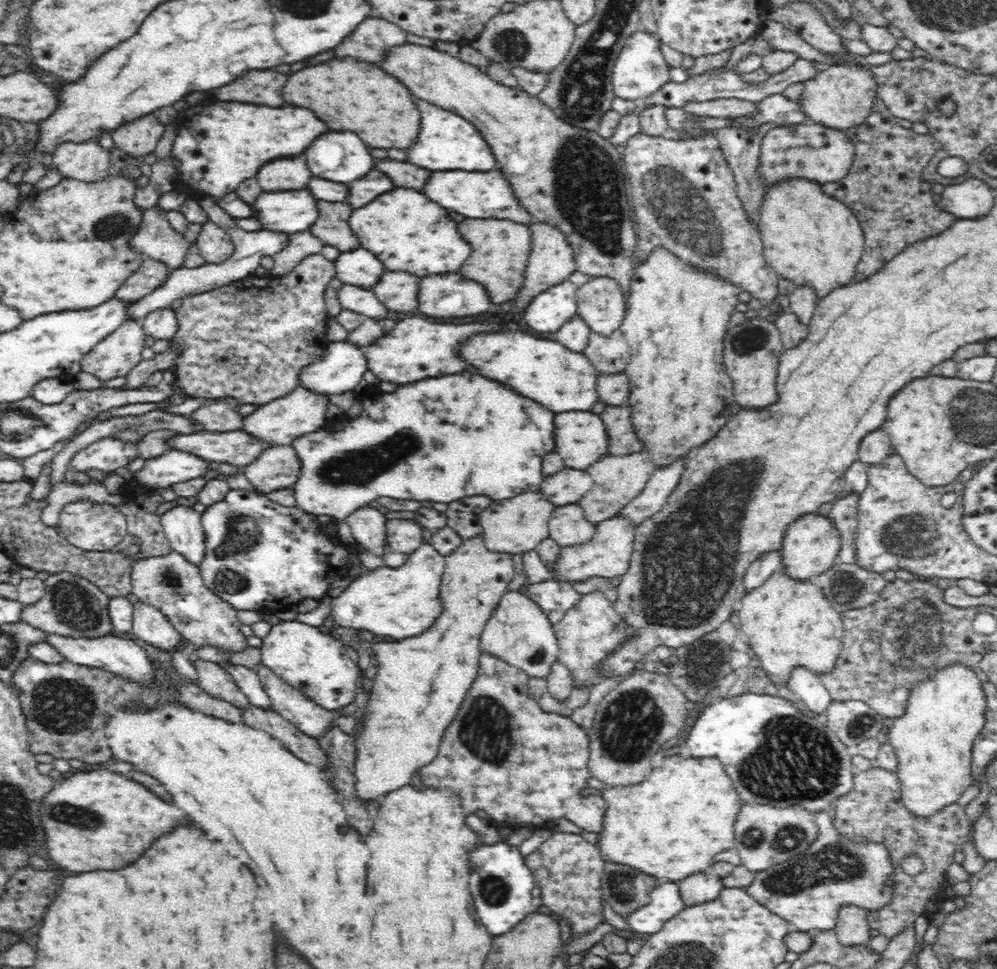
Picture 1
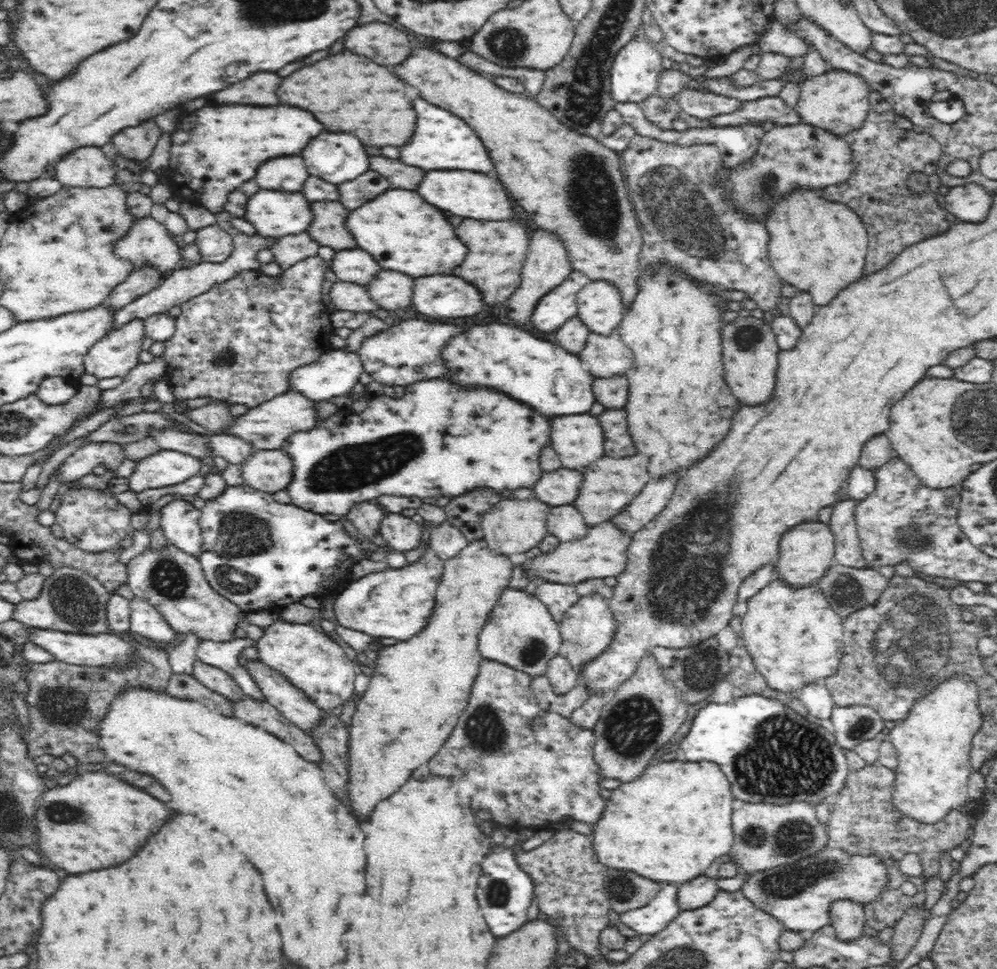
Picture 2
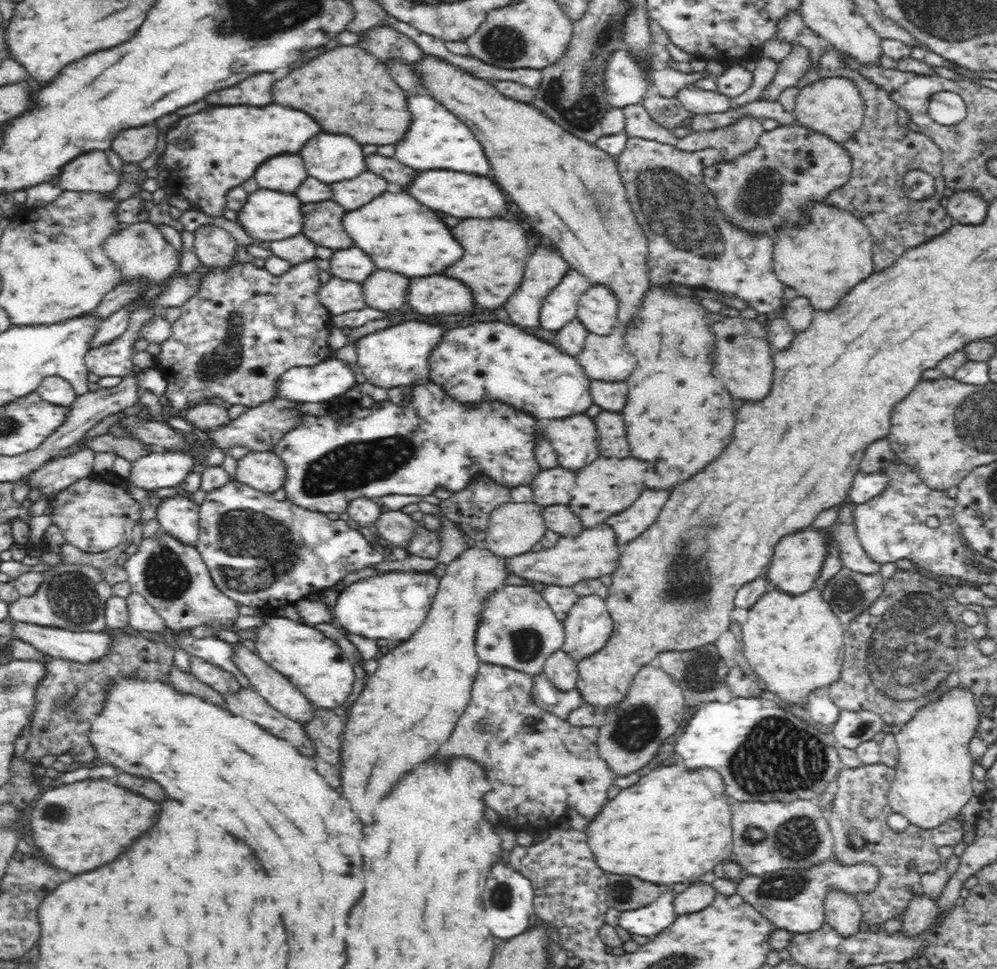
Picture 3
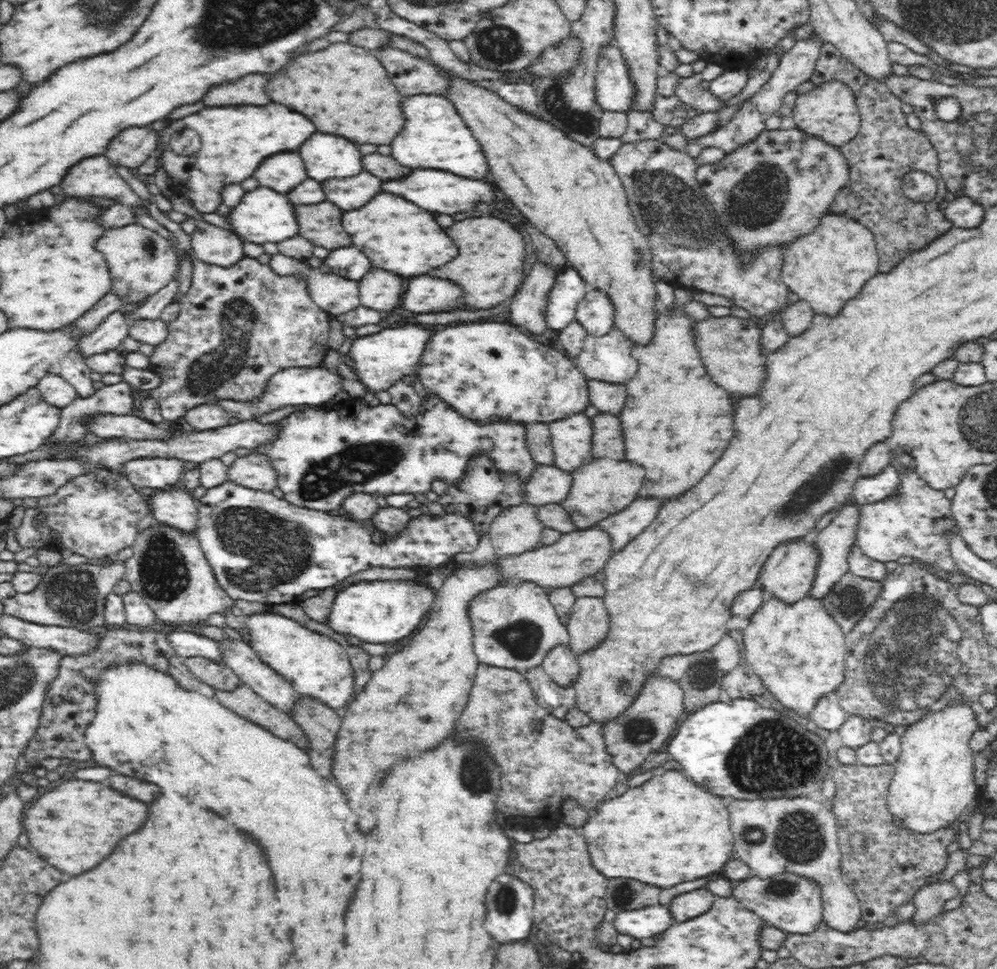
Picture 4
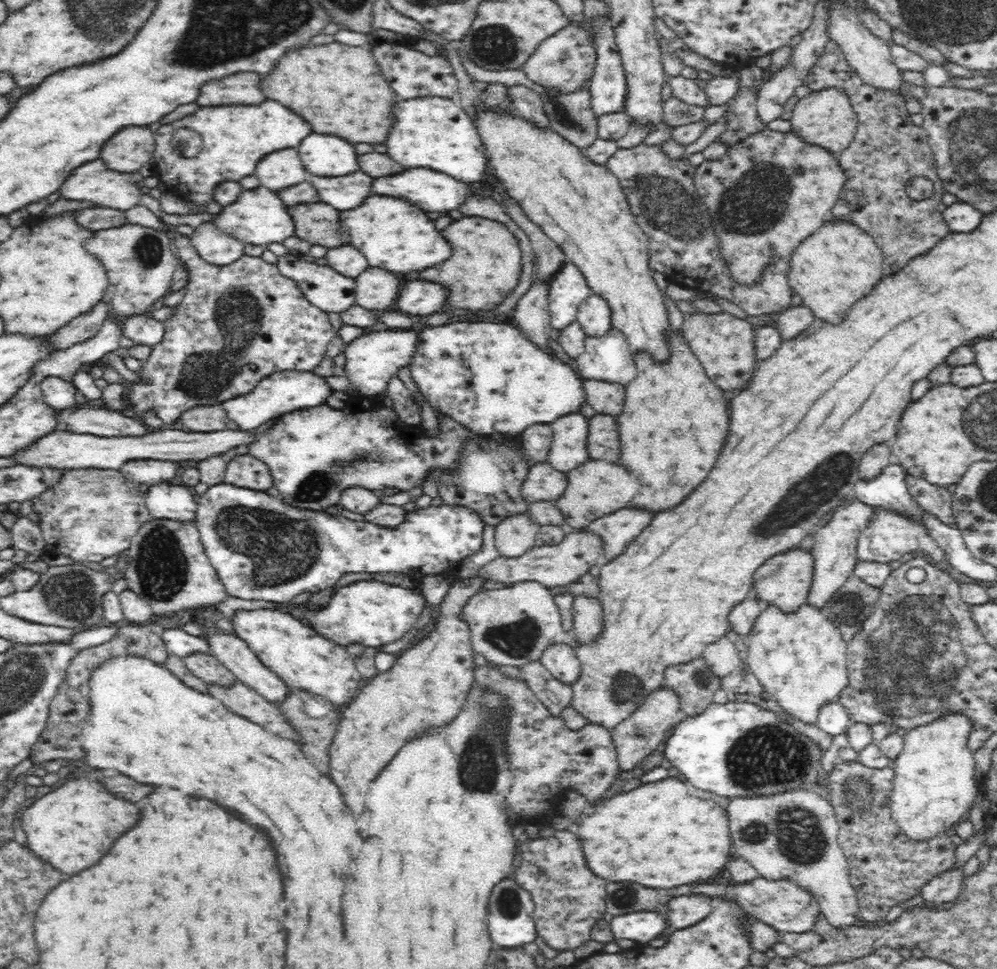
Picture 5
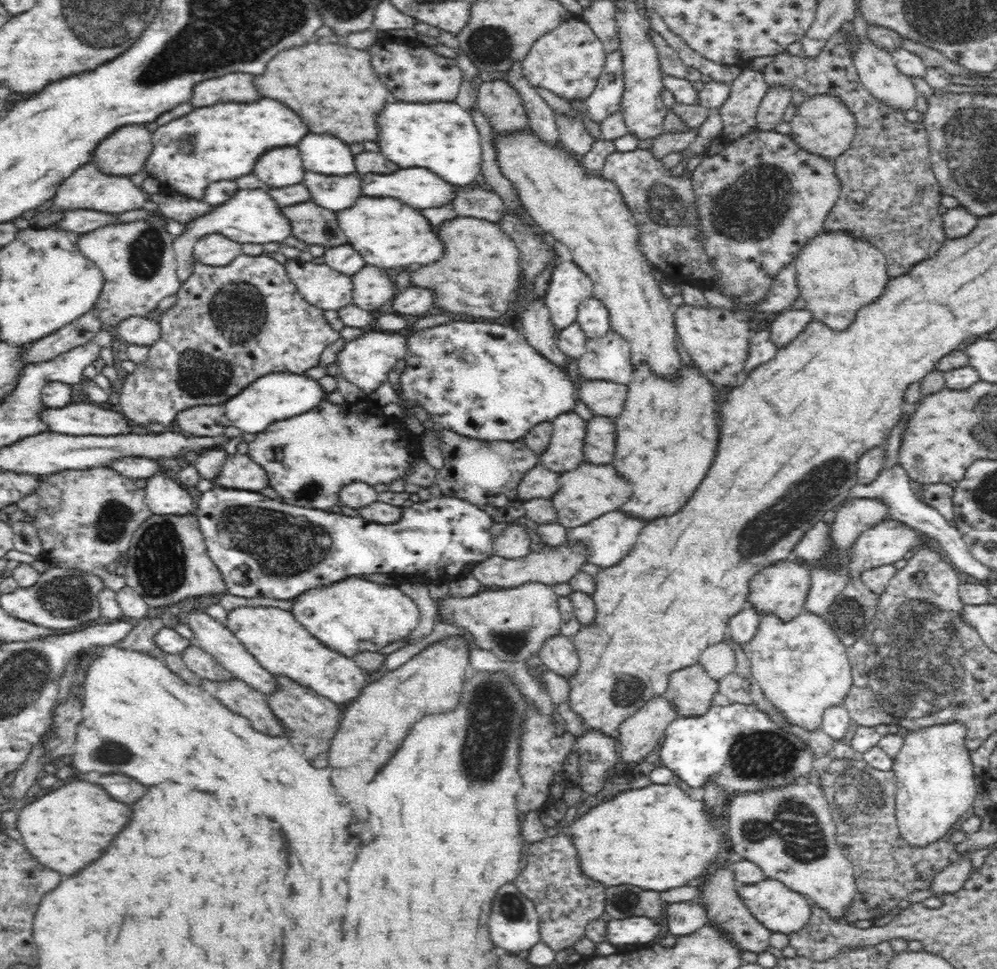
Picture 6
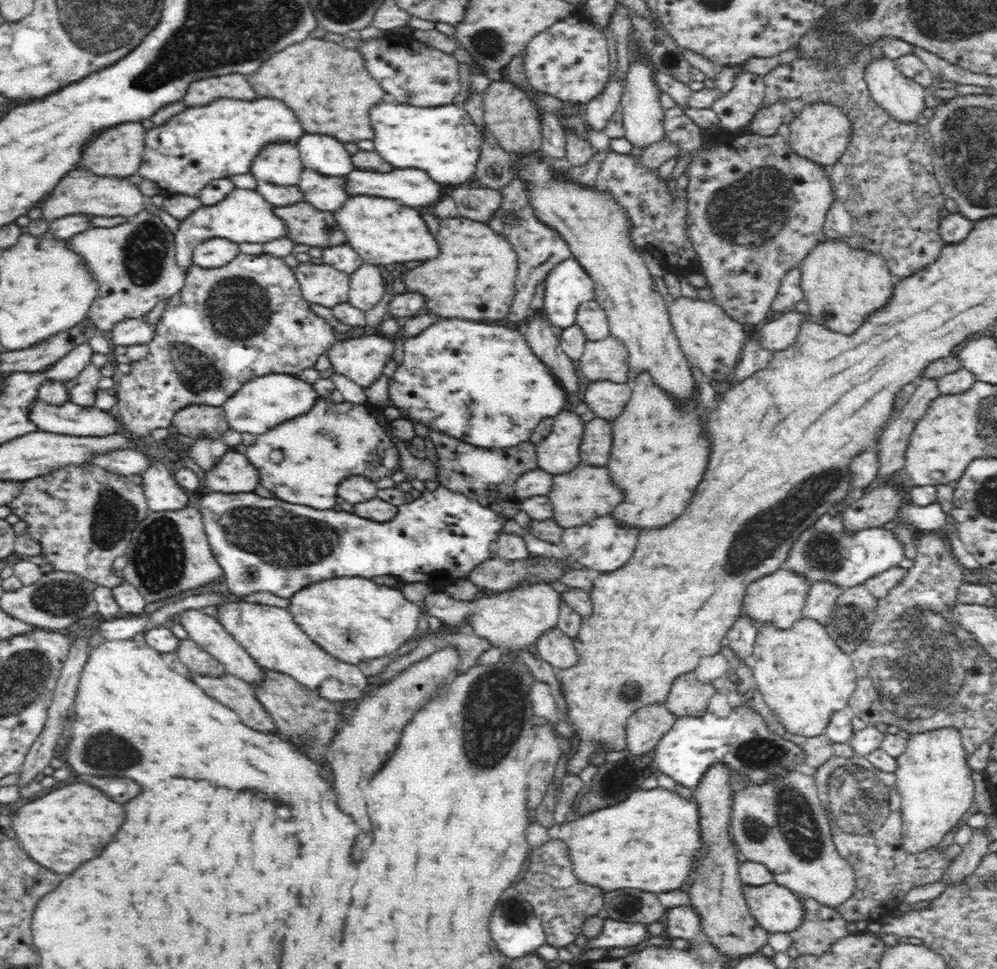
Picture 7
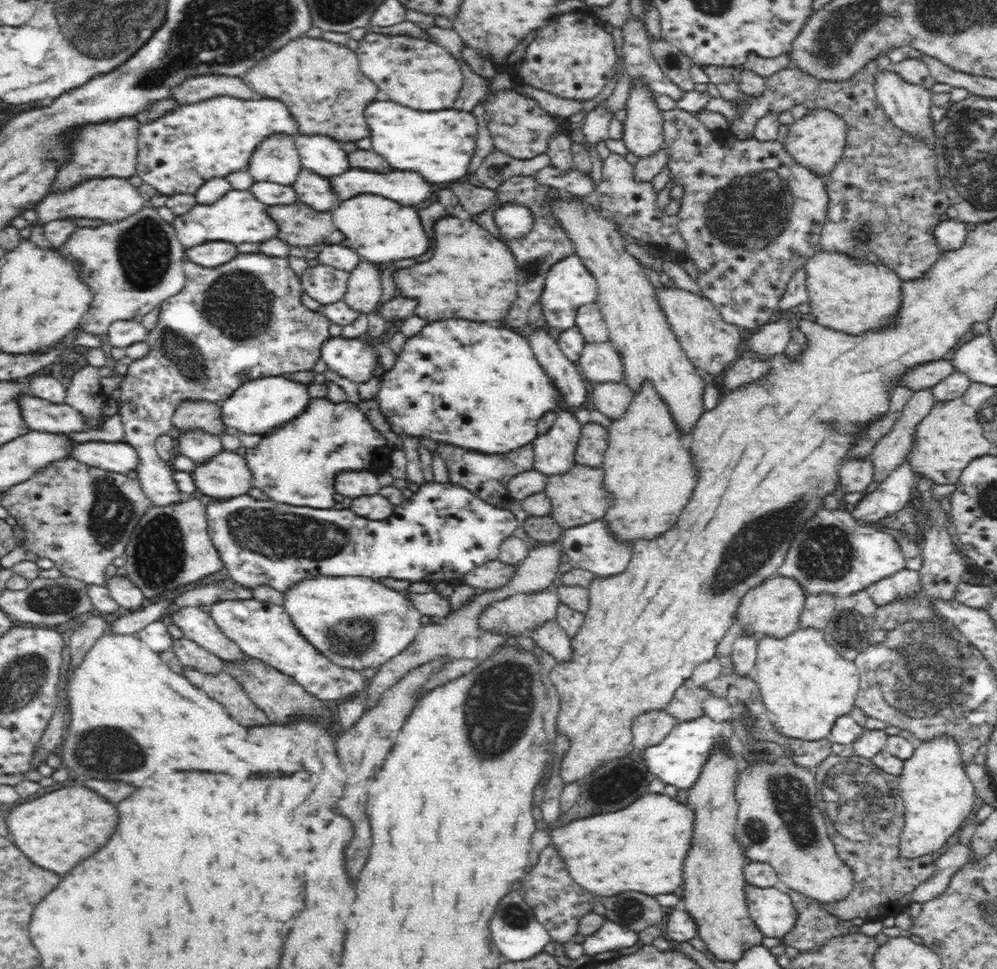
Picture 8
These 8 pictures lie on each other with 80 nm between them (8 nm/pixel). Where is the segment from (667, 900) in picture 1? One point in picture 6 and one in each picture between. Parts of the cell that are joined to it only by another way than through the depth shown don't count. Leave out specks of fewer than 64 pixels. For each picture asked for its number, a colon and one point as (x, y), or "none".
2: (656, 915)
3: (651, 919)
4: (650, 922)
5: (640, 927)
6: (639, 931)

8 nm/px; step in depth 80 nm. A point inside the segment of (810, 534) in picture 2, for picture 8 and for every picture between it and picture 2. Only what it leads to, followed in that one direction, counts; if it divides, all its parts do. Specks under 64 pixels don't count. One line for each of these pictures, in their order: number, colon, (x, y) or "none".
3: (797, 559)
4: (788, 573)
5: (784, 581)
6: (781, 590)
7: (778, 599)
8: (773, 609)

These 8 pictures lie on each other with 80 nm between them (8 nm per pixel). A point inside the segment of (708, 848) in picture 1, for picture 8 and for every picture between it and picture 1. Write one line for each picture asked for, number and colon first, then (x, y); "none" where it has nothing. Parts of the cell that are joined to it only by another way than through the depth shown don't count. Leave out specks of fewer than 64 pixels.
2: (668, 825)
3: (672, 826)
4: (667, 831)
5: (658, 835)
6: (630, 840)
7: (646, 843)
8: (640, 849)

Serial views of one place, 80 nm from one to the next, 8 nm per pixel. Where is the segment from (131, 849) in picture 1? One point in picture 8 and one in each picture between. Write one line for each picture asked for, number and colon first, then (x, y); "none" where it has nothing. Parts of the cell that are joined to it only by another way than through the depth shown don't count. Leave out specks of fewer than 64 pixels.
2: (95, 821)
3: (78, 826)
4: (74, 827)
5: (70, 828)
6: (65, 830)
7: (60, 831)
8: (56, 831)

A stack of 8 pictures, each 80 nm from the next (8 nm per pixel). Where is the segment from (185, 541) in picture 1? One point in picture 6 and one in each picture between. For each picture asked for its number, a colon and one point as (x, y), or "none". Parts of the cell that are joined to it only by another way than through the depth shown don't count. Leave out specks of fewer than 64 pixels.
2: (179, 519)
3: (179, 515)
4: (177, 508)
5: (164, 500)
6: (162, 495)

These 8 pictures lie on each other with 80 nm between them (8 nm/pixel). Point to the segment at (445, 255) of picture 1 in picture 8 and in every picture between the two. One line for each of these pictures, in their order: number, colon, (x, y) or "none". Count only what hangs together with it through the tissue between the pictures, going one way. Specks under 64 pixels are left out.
2: (403, 233)
3: (395, 232)
4: (396, 235)
5: (393, 236)
6: (388, 234)
7: (382, 231)
8: (379, 230)

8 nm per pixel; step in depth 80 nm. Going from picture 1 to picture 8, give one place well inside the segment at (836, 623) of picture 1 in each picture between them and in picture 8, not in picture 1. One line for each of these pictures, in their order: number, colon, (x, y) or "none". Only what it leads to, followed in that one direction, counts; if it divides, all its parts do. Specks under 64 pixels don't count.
2: (794, 637)
3: (795, 645)
4: (798, 651)
5: (800, 659)
6: (803, 669)
7: (804, 677)
8: (805, 684)

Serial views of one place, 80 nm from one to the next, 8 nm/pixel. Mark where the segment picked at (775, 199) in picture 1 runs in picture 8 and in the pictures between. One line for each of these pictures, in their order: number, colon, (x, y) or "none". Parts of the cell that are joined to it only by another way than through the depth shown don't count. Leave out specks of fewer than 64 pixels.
2: (820, 247)
3: (824, 260)
4: (828, 267)
5: (839, 265)
6: (838, 276)
7: (843, 286)
8: (853, 297)

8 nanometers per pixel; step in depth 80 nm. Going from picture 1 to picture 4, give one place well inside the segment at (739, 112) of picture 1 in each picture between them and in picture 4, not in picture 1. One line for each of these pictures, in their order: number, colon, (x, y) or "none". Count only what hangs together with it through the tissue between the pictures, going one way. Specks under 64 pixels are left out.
2: (702, 104)
3: (697, 101)
4: (688, 90)

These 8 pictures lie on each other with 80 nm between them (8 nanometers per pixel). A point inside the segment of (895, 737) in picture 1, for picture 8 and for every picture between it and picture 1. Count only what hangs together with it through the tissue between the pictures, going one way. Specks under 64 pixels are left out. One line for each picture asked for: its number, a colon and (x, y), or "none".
2: (931, 778)
3: (933, 779)
4: (934, 782)
5: (934, 784)
6: (935, 786)
7: (934, 780)
8: (937, 795)

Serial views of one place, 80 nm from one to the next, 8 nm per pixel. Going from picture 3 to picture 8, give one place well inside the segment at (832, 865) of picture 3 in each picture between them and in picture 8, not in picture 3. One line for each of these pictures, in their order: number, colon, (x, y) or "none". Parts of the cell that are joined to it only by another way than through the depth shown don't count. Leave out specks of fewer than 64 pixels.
4: (790, 903)
5: (781, 905)
6: (778, 909)
7: (776, 909)
8: (771, 910)

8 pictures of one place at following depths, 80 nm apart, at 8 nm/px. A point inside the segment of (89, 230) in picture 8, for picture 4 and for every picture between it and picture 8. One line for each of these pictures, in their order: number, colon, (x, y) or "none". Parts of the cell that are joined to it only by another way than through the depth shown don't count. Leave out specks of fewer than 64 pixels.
4: (141, 262)
5: (140, 261)
6: (137, 260)
7: (135, 266)

